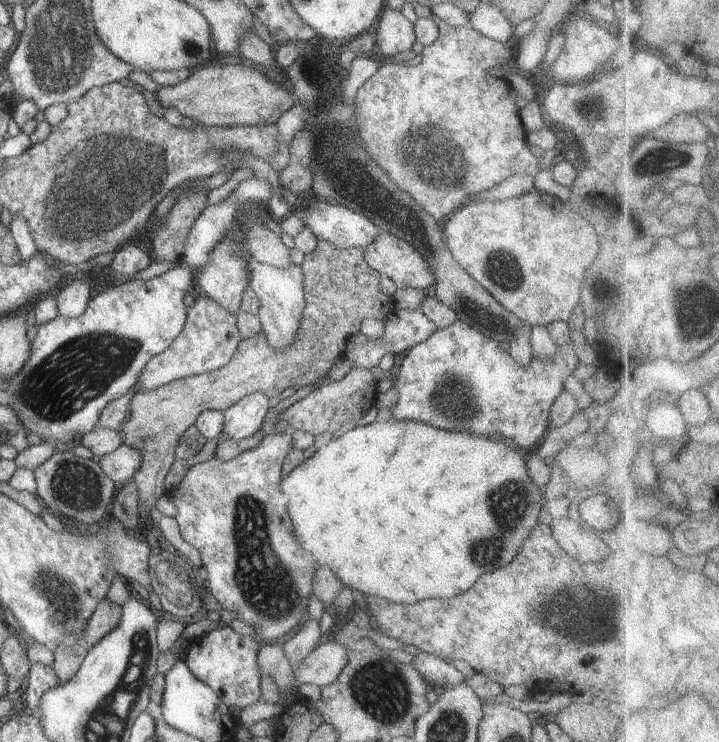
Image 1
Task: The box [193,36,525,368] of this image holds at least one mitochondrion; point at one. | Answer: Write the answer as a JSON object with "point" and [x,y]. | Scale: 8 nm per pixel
{"point":[428,153]}

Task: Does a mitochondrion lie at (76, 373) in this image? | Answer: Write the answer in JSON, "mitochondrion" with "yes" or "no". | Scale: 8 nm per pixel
{"mitochondrion":"yes"}

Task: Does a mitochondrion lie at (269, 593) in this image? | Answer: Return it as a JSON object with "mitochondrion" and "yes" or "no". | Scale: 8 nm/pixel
{"mitochondrion":"yes"}

